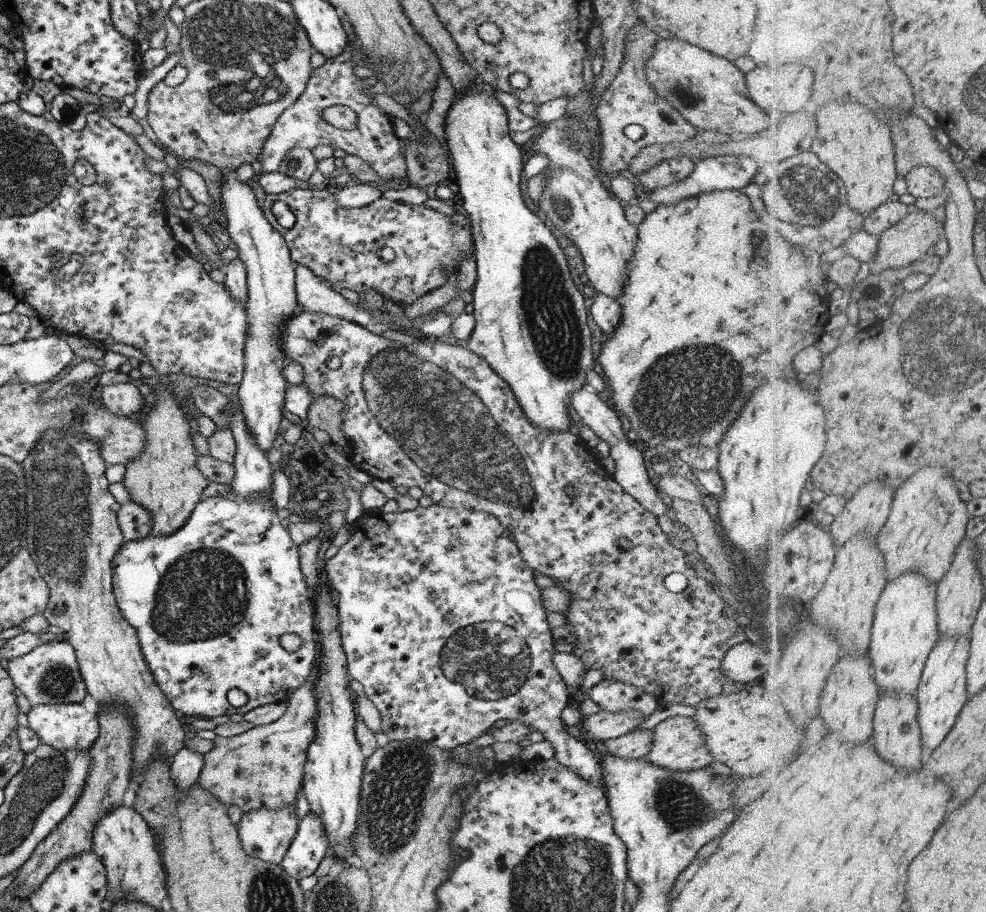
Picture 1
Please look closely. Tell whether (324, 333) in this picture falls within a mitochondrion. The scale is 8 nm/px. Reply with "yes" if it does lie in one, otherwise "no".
no

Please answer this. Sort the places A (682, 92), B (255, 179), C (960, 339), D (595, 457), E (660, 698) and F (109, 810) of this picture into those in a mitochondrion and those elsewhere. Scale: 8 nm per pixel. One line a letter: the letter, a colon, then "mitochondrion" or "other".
A: mitochondrion
B: other
C: mitochondrion
D: other
E: other
F: other

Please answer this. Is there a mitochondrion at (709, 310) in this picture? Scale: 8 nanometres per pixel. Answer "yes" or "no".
no

